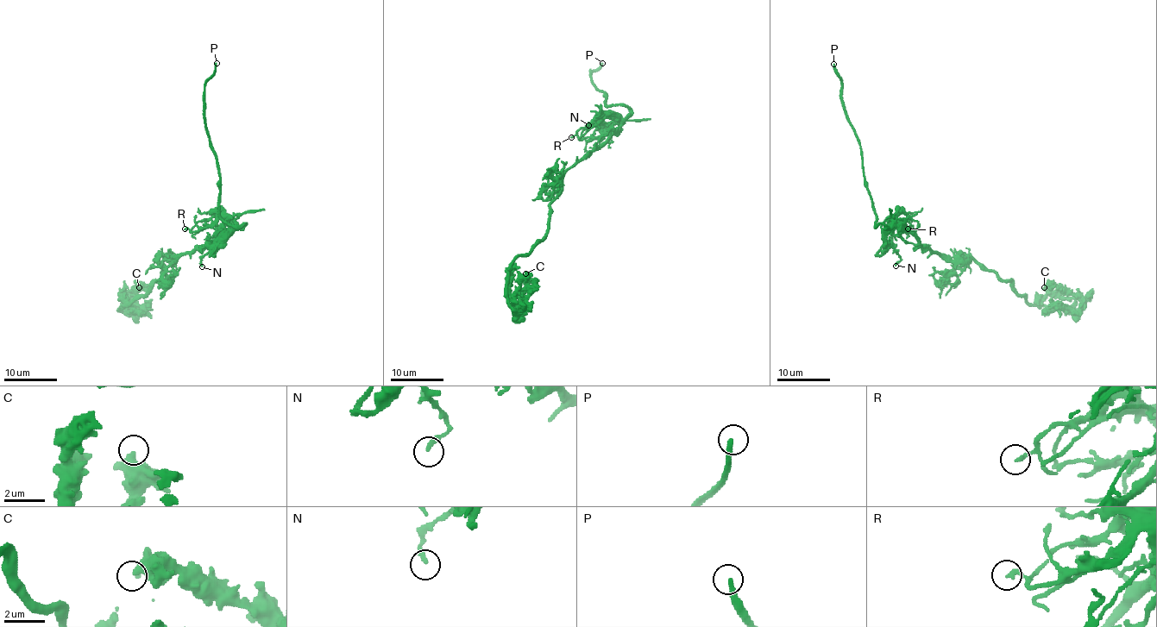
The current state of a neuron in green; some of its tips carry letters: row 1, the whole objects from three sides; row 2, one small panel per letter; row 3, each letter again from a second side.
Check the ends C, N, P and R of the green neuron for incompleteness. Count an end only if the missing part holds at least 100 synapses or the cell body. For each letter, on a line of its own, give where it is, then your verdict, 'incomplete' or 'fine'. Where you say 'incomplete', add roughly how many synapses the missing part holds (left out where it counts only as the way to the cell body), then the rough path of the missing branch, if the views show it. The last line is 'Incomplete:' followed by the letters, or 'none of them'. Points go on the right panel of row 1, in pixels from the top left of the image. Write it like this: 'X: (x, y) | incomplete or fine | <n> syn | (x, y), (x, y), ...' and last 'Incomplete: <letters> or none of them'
C: (1044, 287) | fine
N: (896, 266) | fine
P: (833, 64) | incomplete | (833, 64), (833, 59), (785, 6), (787, 3)
R: (908, 228) | fine
Incomplete: P

